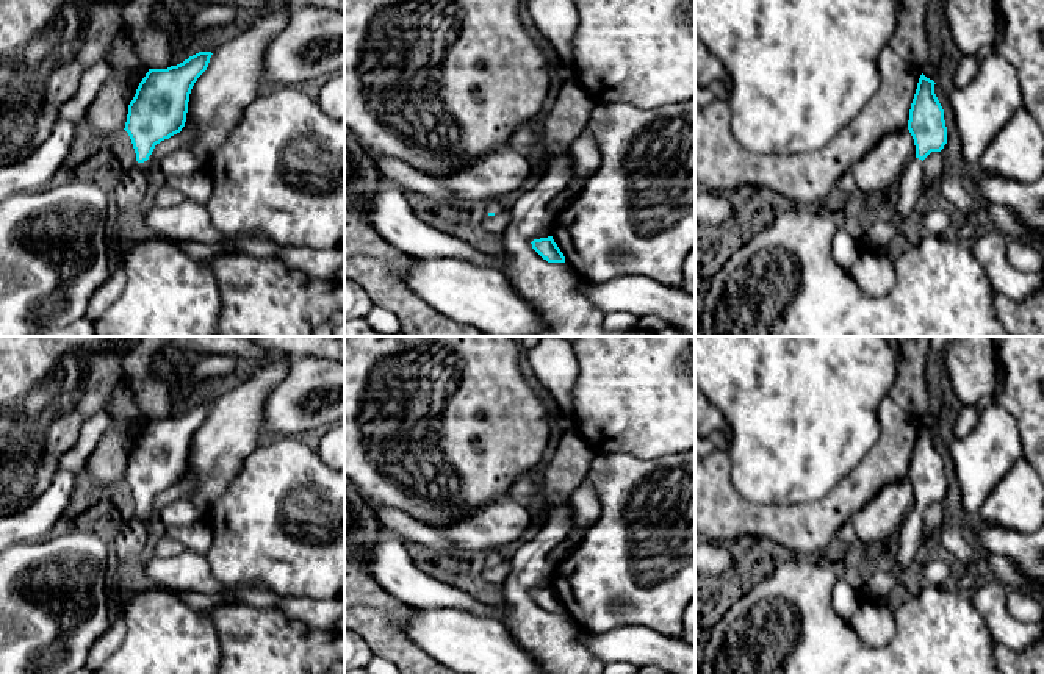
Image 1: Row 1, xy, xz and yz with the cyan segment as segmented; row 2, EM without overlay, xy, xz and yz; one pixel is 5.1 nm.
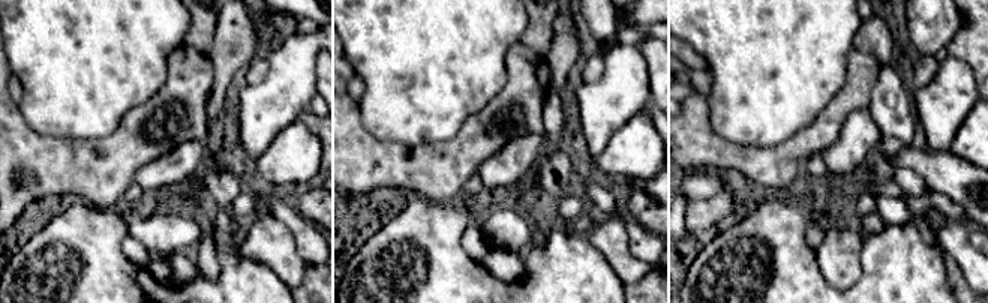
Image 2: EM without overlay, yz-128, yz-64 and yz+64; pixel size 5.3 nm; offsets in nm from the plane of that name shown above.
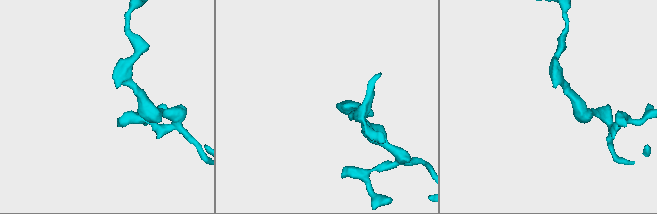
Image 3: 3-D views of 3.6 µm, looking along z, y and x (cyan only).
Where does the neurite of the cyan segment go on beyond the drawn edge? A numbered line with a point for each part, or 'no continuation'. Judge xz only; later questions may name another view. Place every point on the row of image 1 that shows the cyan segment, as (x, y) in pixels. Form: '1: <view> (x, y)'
1: xz (496, 207)

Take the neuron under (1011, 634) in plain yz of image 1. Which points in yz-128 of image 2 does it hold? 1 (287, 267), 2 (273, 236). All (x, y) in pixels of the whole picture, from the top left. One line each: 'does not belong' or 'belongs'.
1: belongs
2: belongs

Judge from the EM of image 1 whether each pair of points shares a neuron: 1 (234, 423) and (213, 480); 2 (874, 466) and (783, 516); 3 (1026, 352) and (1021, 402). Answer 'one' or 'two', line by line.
1: one
2: one
3: one

